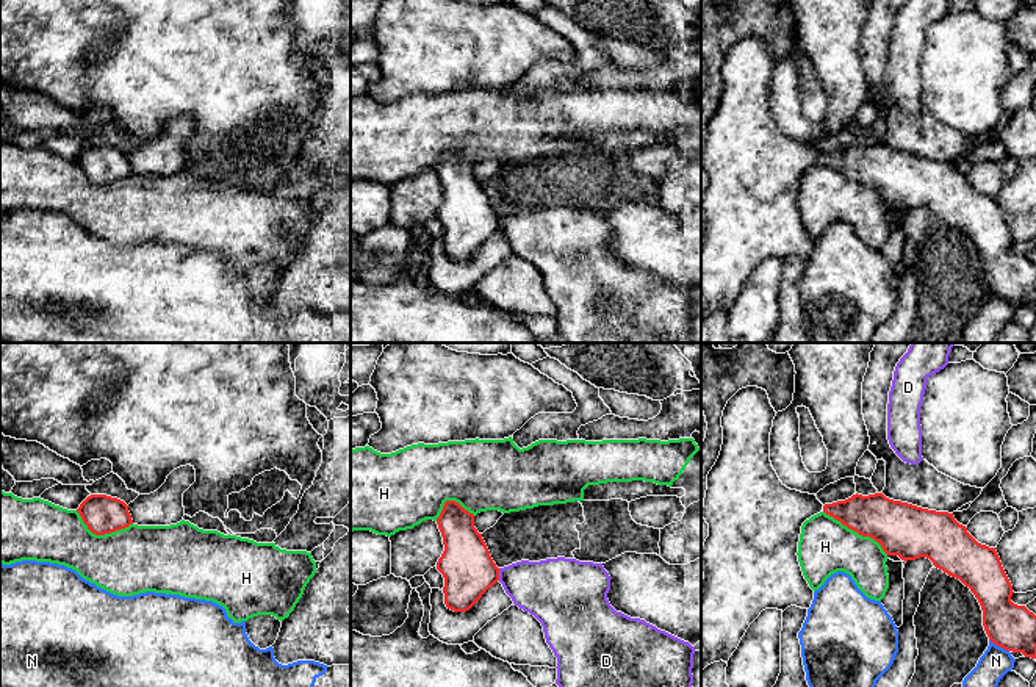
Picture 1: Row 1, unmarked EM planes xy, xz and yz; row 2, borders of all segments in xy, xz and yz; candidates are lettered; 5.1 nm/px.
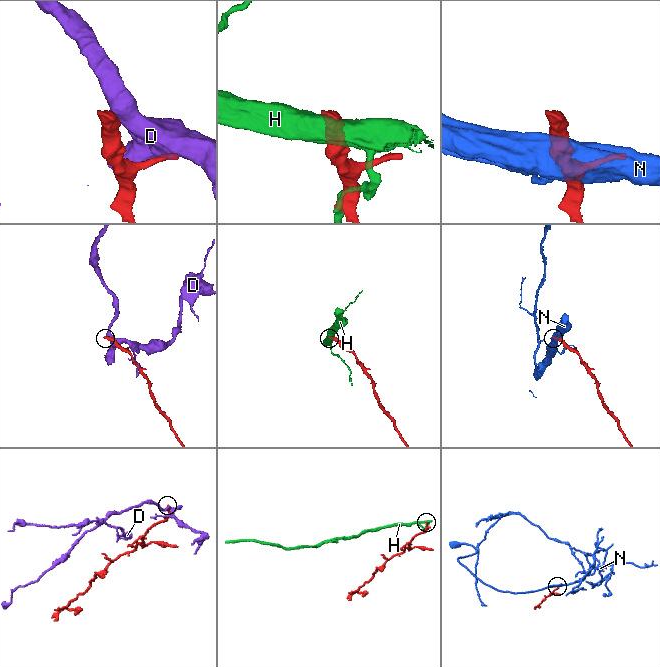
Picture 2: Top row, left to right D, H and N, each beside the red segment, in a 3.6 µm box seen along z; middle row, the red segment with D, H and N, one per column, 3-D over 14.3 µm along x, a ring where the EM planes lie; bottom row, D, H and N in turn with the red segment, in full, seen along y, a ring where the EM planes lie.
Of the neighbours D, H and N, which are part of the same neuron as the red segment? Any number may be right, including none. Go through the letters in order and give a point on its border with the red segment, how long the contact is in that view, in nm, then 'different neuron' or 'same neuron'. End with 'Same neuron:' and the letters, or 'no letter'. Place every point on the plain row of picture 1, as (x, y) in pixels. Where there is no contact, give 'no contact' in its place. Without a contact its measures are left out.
D: xz (498, 224) | 60 nm | different neuron
H: yz (856, 180) | 400 nm | different neuron
N: yz (999, 294) | 120 nm | different neuron
Same neuron: no letter

